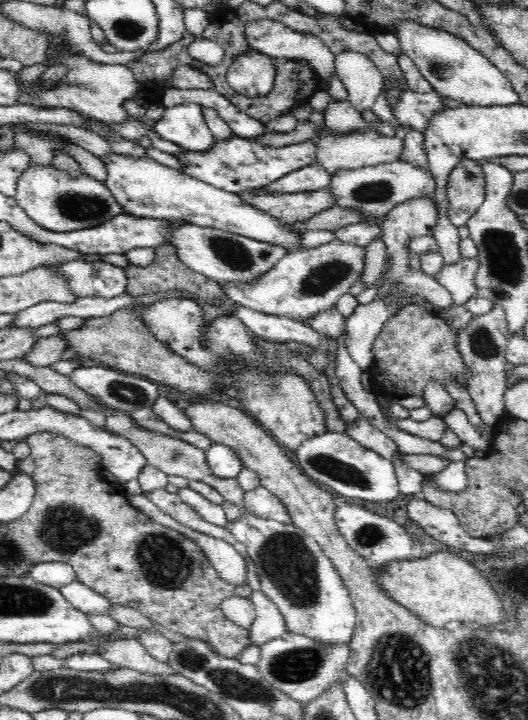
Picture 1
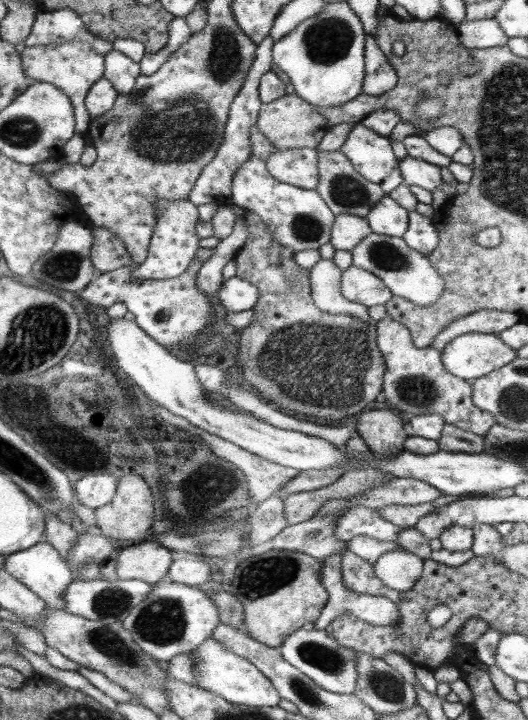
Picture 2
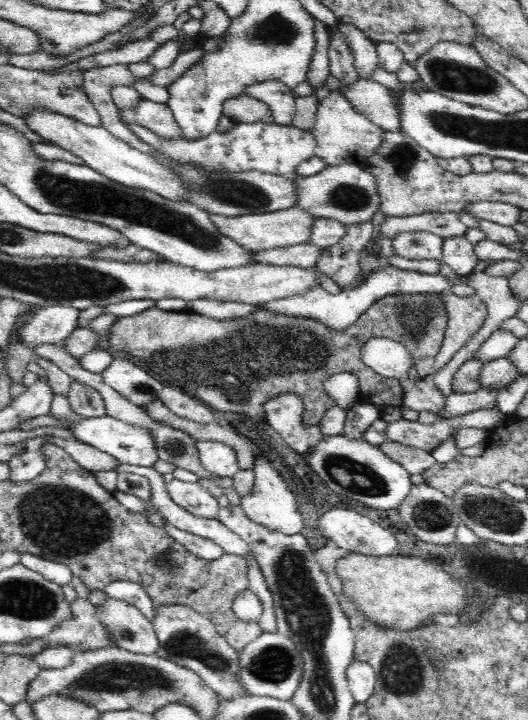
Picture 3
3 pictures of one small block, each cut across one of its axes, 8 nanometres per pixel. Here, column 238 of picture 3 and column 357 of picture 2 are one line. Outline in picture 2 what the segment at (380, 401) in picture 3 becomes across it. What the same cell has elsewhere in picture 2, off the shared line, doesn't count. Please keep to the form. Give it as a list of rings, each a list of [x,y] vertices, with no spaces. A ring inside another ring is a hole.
[[[245,211],[242,212],[242,218],[248,226],[248,237],[234,258],[238,267],[236,277],[256,286],[260,295],[253,306],[254,318],[250,326],[240,332],[238,340],[240,348],[235,358],[236,364],[242,366],[242,378],[260,392],[263,400],[279,410],[294,410],[332,422],[361,413],[364,407],[372,406],[382,391],[386,370],[384,357],[377,347],[374,322],[363,321],[349,314],[330,314],[320,310],[312,302],[310,270],[295,264],[292,249],[274,242],[270,230],[264,226],[258,214]]]

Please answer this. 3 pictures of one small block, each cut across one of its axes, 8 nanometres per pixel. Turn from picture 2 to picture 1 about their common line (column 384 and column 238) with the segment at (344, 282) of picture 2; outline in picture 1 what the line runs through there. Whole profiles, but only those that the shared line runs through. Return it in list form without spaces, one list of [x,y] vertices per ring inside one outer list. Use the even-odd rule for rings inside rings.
[[[335,239],[328,244],[286,254],[264,277],[244,284],[222,284],[222,289],[240,306],[304,323],[304,320],[334,308],[338,298],[348,294],[354,282],[362,279],[365,255],[365,247]]]

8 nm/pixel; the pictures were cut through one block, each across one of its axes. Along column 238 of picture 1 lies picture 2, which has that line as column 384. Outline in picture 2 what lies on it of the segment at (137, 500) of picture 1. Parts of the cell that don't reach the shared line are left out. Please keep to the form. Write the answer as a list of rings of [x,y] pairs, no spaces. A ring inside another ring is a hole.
[[[402,548],[389,550],[375,564],[375,575],[389,588],[410,590],[423,573],[423,560]]]

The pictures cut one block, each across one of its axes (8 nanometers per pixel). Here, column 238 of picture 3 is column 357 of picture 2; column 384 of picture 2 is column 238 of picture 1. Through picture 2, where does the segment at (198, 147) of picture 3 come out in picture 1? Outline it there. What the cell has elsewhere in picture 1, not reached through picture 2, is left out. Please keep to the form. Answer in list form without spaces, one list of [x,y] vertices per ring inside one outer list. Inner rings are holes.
[[[234,136],[230,140],[215,140],[214,146],[208,152],[185,150],[176,158],[183,164],[182,172],[225,192],[240,193],[244,190],[260,189],[294,170],[316,164],[316,147],[311,140],[306,140],[276,149],[273,146],[262,146],[250,138]]]

